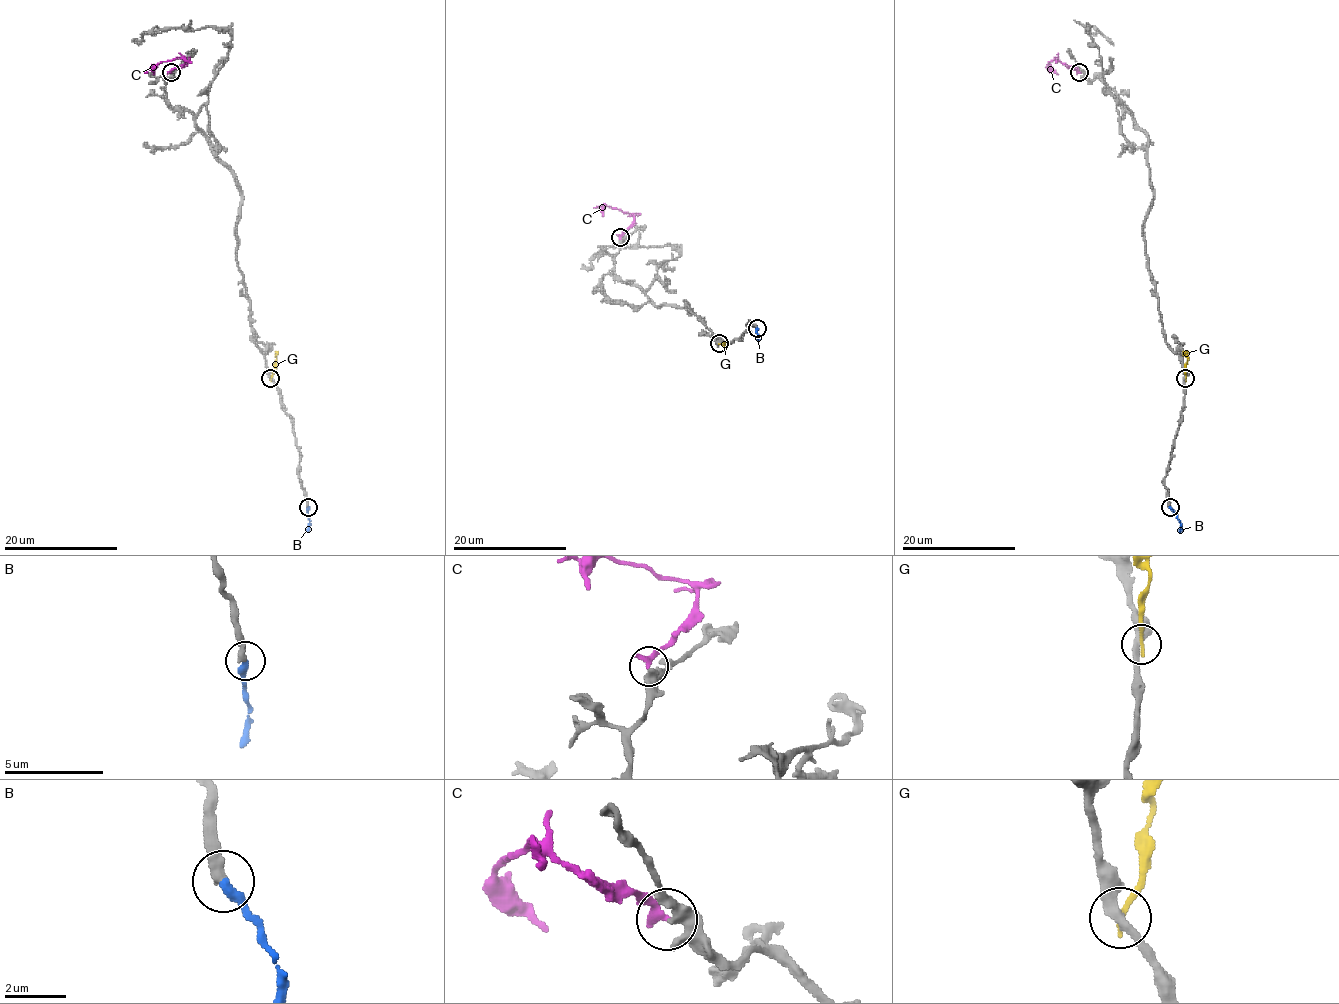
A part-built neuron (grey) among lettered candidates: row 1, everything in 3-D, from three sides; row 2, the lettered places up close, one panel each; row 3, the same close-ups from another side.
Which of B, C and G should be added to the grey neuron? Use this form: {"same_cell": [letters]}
{"same_cell": ["B"]}

